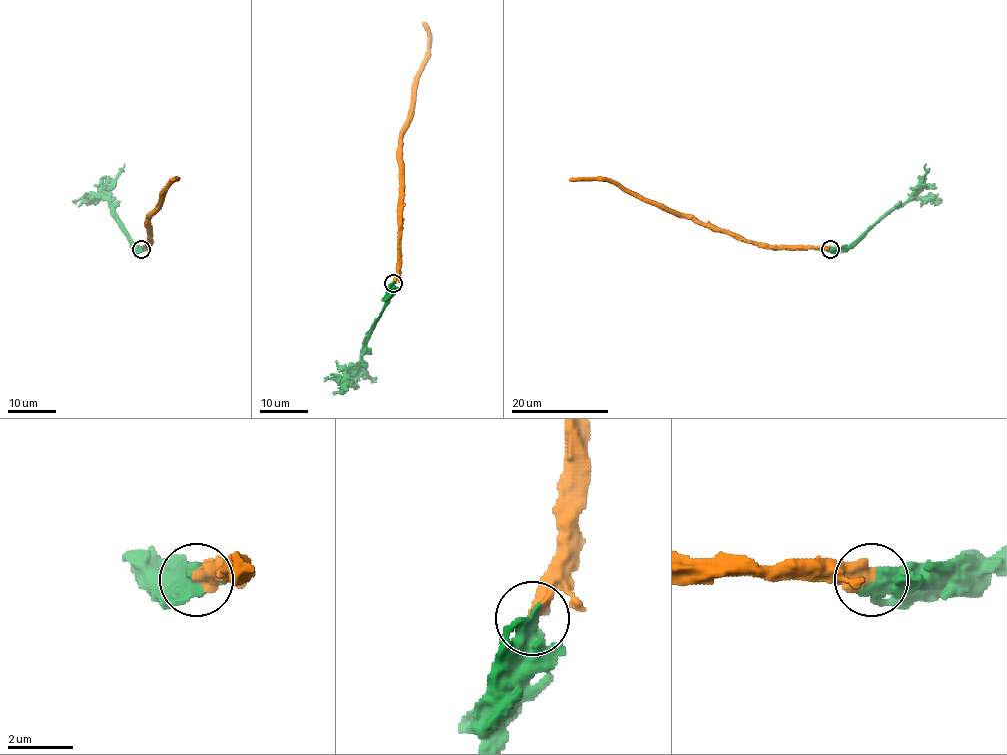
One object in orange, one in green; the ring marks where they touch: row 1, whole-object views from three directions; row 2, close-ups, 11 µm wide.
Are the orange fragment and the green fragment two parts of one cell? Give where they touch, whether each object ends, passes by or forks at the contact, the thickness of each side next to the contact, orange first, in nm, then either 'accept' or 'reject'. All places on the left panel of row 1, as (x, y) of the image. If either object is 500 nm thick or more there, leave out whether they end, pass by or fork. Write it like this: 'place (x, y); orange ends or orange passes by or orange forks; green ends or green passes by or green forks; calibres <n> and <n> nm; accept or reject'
place (141, 249); calibres 480 and 550 nm; accept

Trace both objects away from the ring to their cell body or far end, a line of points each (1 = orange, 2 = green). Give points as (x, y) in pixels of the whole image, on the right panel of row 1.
1: (831, 249), (770, 247), (747, 243), (726, 233), (714, 232), (690, 218), (679, 217), (607, 181), (569, 179)
2: (831, 249), (849, 247), (907, 200), (916, 196), (940, 198)

